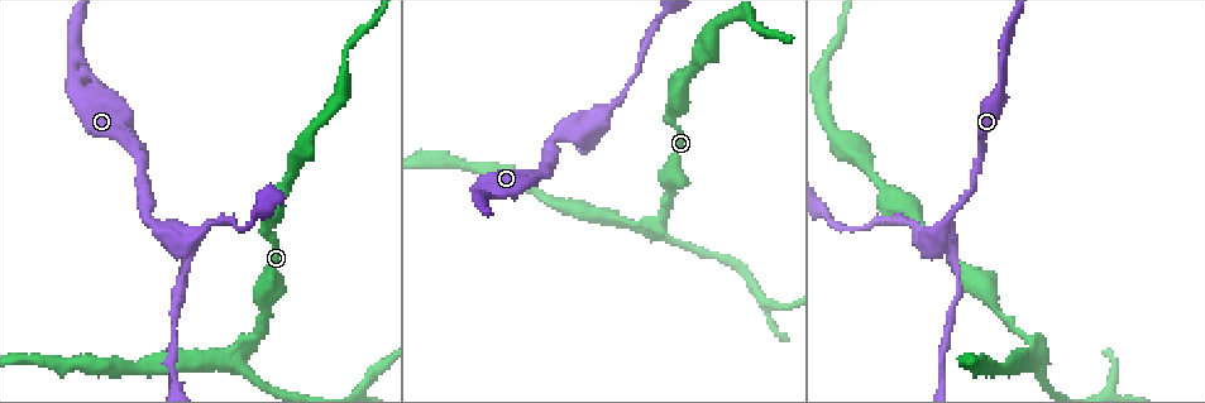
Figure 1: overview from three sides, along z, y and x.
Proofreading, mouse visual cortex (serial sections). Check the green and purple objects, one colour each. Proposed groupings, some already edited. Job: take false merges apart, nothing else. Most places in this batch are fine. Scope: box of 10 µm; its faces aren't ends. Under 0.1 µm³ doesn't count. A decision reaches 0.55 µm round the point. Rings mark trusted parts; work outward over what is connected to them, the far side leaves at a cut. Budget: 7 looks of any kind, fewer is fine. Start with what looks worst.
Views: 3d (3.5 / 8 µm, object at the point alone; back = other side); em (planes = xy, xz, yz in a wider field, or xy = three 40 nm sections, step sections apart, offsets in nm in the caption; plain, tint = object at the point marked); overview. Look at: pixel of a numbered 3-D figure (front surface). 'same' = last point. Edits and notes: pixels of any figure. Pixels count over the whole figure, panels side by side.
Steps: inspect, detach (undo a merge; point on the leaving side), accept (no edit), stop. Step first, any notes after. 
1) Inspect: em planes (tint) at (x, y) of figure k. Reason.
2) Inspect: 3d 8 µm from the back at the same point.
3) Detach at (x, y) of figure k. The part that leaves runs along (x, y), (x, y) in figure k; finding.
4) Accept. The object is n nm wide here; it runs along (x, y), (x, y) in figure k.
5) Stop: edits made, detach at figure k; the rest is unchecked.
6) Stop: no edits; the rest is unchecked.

Inspect: 3d 3.5 µm at (1034, 342) of figure 1. Narrows sharply.

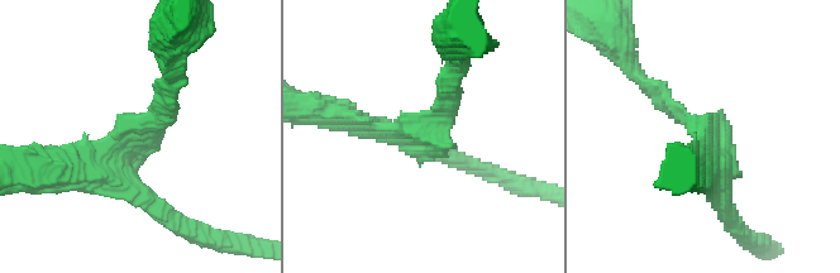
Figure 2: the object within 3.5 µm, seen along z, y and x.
Inspect: em xy step 2 (tint) at (704, 127) of figure 2. 3 arms meet here; the arms are 200, 200, 250 nm wide; now the EM.

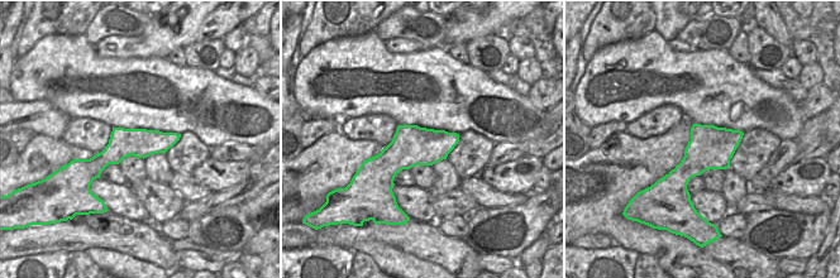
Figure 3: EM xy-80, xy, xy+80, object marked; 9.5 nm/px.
Accept. Continuous, no second cell.

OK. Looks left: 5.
Inspect: 3d 3.5 µm at (590, 142) of figure 1. Arms part here.

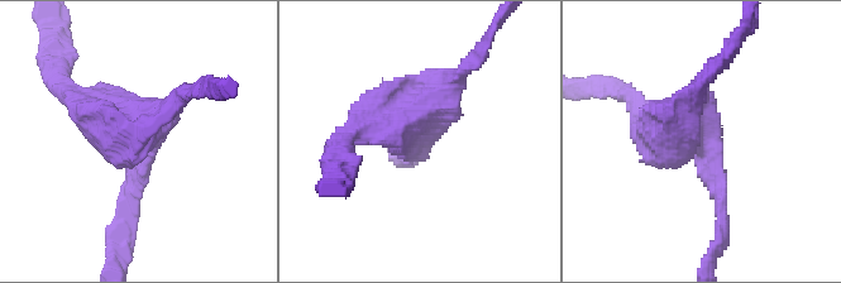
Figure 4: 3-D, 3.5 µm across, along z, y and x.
Inspect: em planes (tint) at (704, 145) of figure 4. 3 arms meet here; the arms are 200, 200, 300 nm wide.

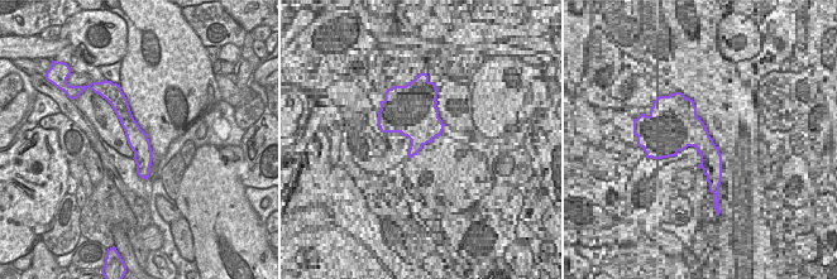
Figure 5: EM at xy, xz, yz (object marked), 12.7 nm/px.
Accept. All the same cell.

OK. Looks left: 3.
Inspect: 3d 3.5 µm at (921, 224) of figure 1. Sudden change in width.

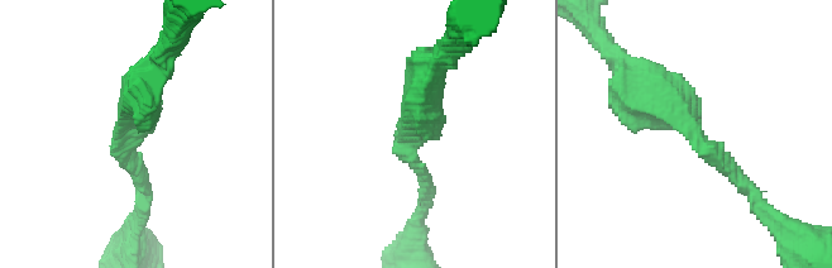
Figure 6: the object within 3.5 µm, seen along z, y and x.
Inspect: em xy step 2 (tint) at (118, 137) of figure 6. The arms are 150, 500 nm wide.

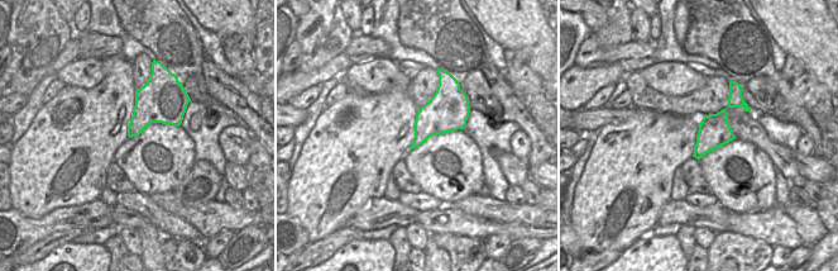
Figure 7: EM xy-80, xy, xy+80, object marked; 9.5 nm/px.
Accept. It runs along (751, 195), (670, 103), (639, 86) in figure 6; all the same cell.

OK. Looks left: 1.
Stop: no edits; the rest is unchecked.

